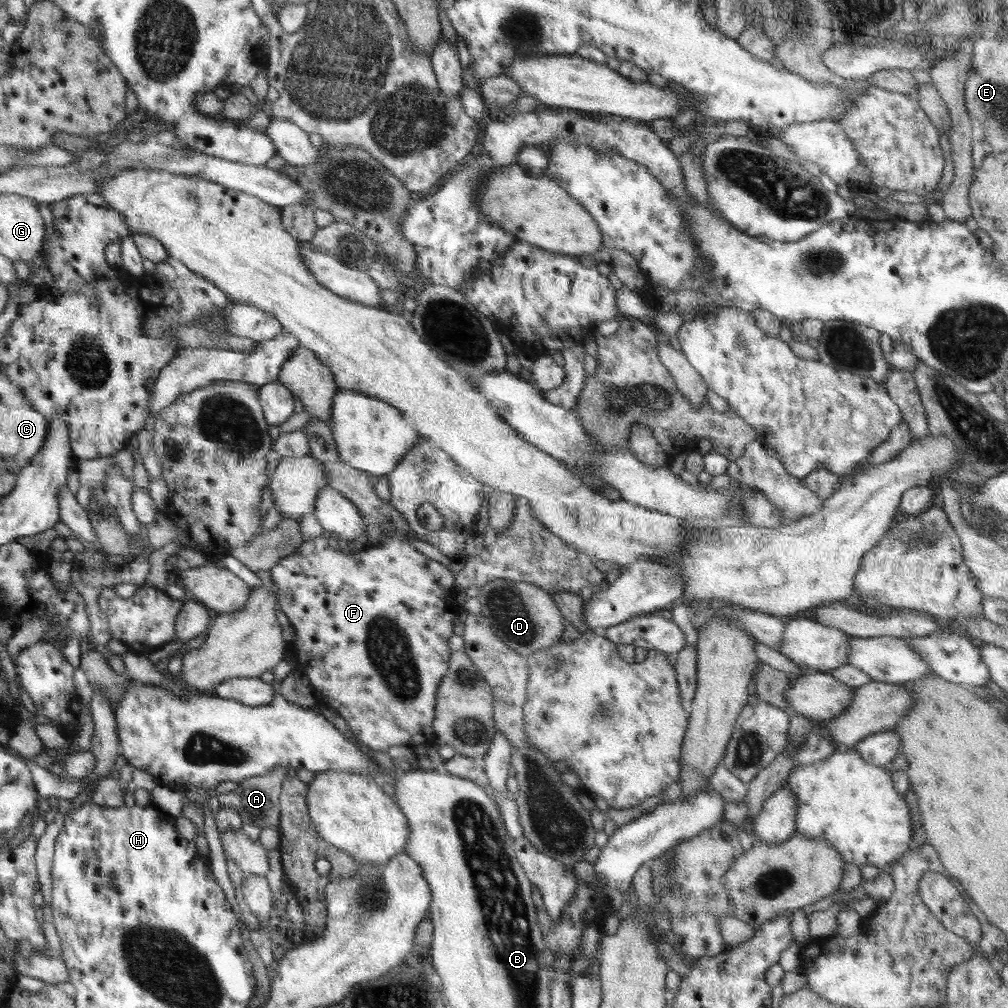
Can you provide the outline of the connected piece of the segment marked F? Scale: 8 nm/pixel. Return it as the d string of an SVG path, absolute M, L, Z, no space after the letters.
M382 523L385 538L377 545L370 545L360 553L345 554L344 551L335 550L328 543L328 539L322 534L310 541L303 543L290 556L285 556L280 562L271 568L271 580L275 586L277 601L282 612L296 630L296 640L293 641L296 648L294 657L297 668L305 672L309 683L319 699L320 705L334 708L346 721L352 734L356 736L357 744L370 753L382 755L390 747L404 745L416 747L419 744L428 745L428 741L435 739L433 723L436 708L436 693L442 678L449 669L451 650L448 647L448 638L453 635L456 627L457 614L459 613L458 602L455 600L455 576L448 567L438 563L426 555L420 553L411 542L413 535L402 529L396 529L390 523Z

